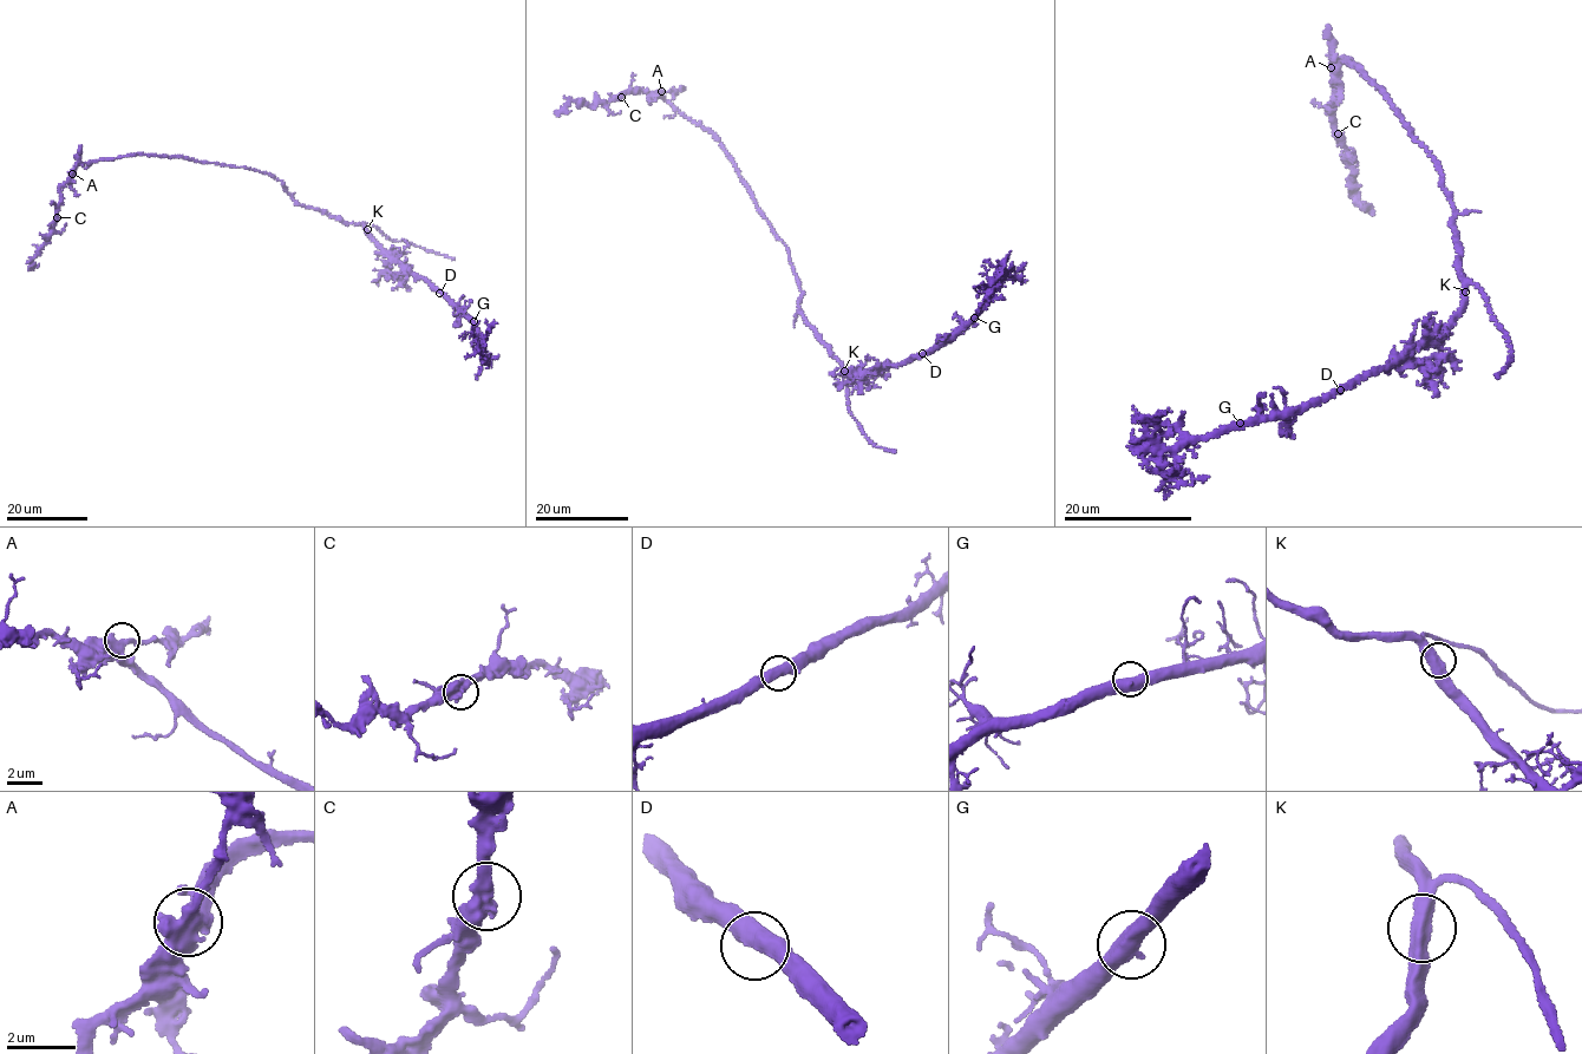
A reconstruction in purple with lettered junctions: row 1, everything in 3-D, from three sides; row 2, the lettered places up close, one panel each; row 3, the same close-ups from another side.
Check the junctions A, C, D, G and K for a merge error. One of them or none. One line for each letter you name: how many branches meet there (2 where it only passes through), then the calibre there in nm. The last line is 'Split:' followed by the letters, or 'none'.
Split: none

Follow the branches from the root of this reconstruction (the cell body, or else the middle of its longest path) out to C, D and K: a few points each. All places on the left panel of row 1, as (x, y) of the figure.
C: (292, 195), (280, 181), (248, 168), (181, 157), (130, 154), (83, 162), (77, 167), (60, 187), (57, 217)
D: (292, 195), (305, 205), (361, 226), (390, 255), (427, 279), (439, 293)
K: (292, 195), (302, 205), (345, 222), (359, 222), (367, 229)

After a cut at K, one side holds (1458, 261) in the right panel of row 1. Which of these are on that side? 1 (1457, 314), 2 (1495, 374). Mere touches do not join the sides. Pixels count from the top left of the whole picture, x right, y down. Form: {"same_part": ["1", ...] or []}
{"same_part": ["1"]}

